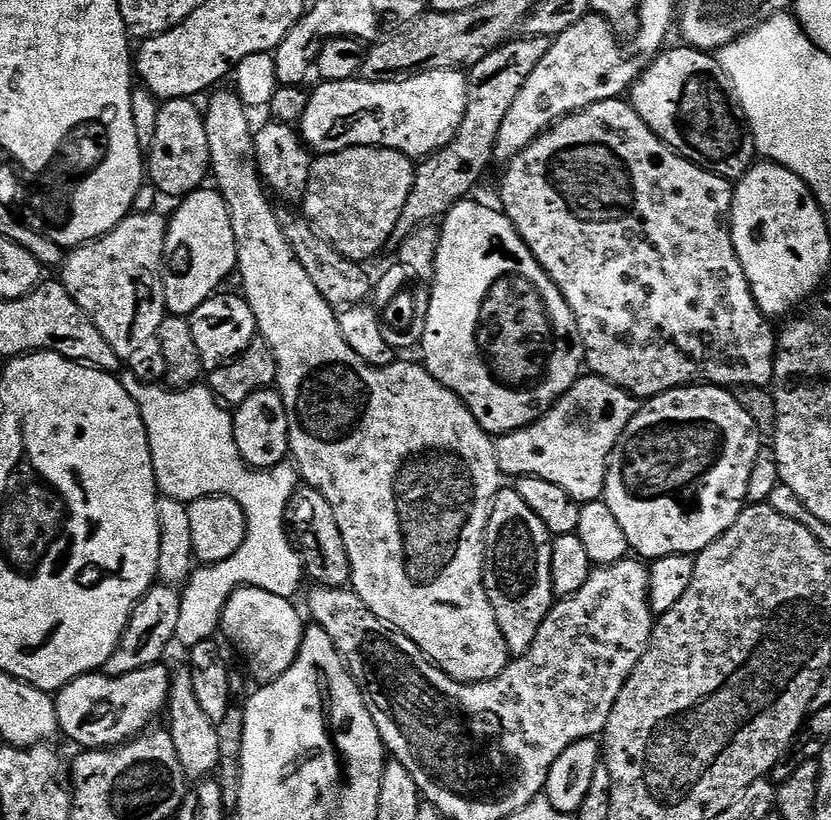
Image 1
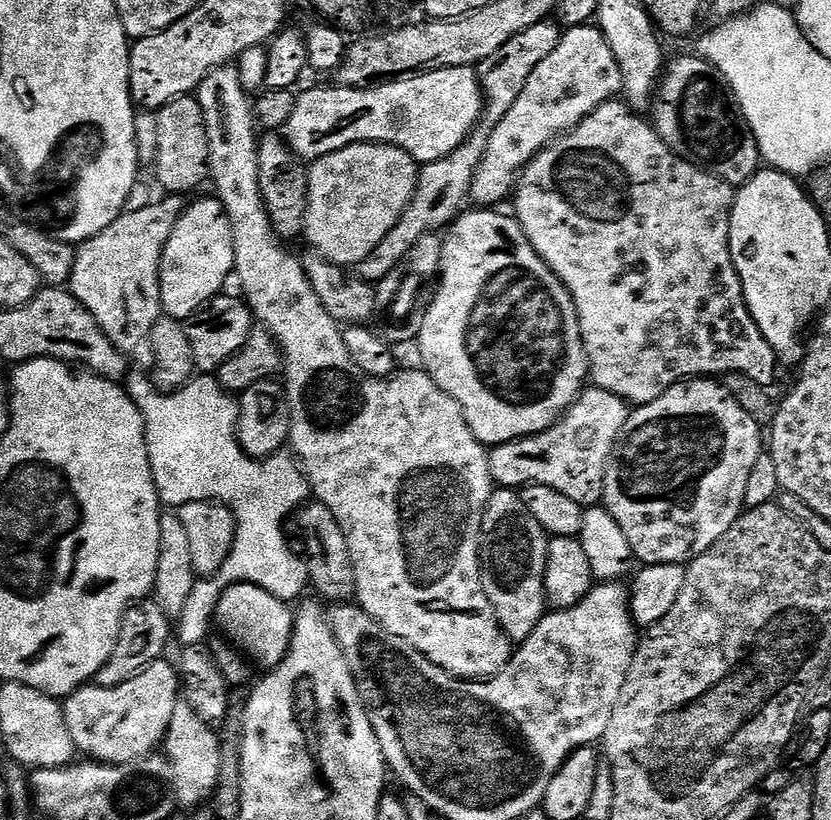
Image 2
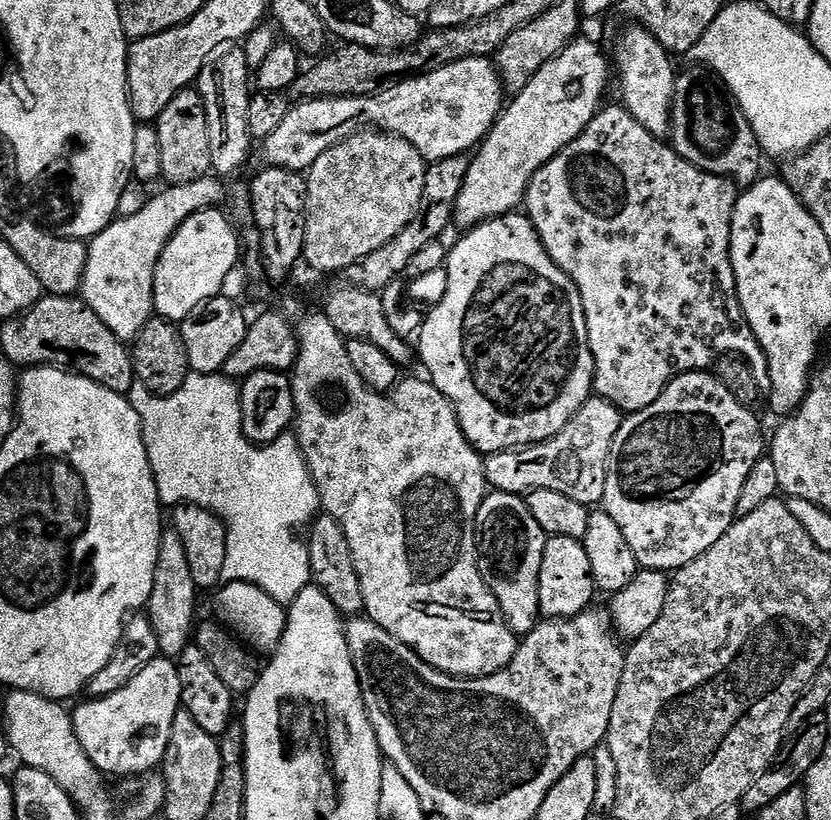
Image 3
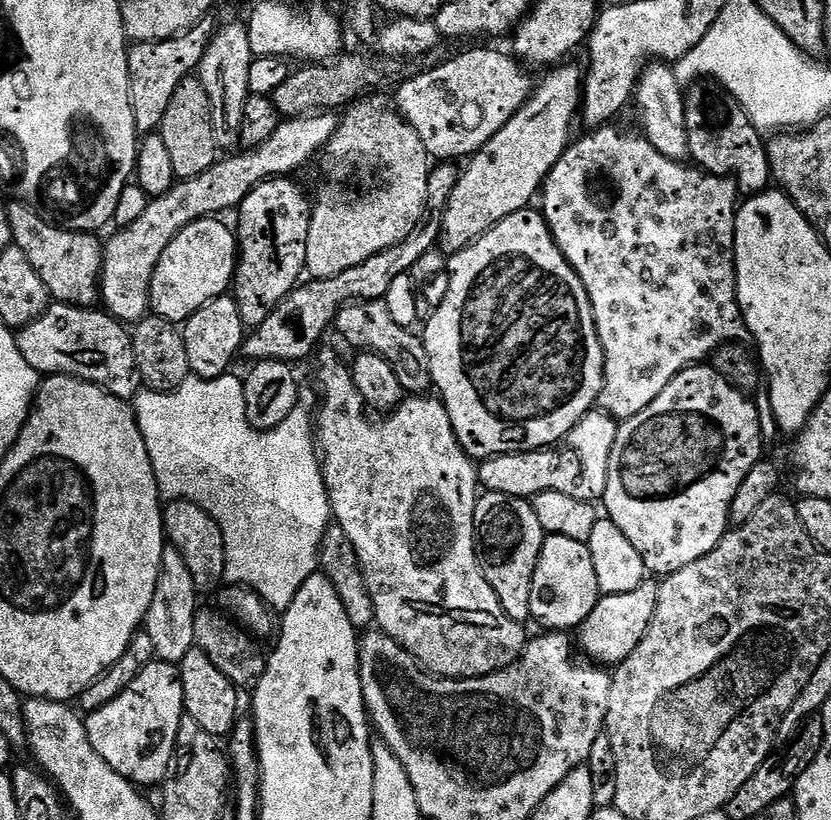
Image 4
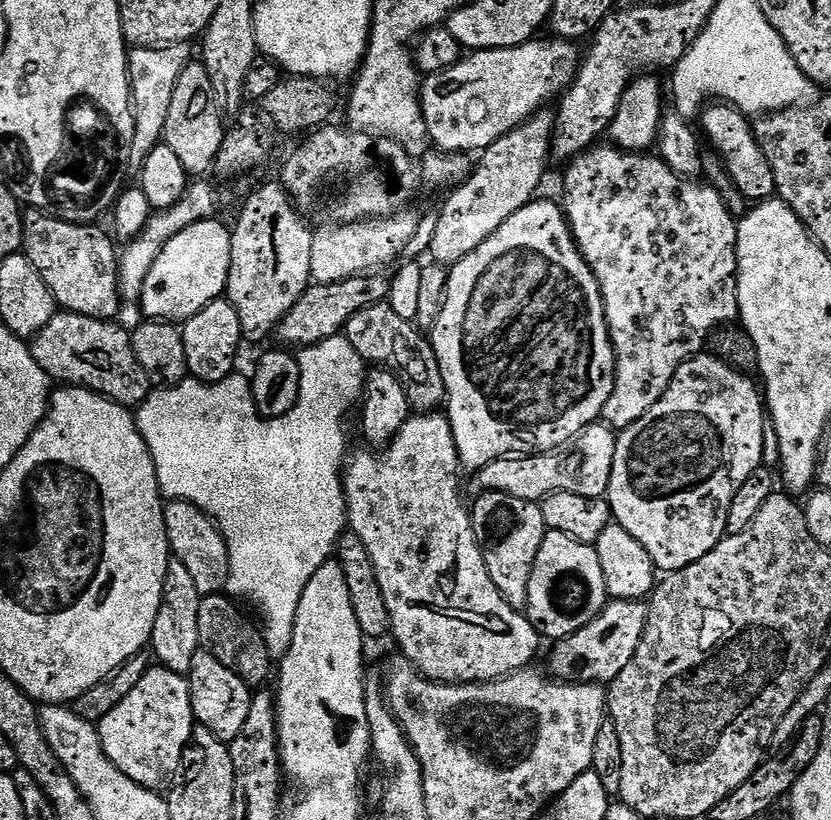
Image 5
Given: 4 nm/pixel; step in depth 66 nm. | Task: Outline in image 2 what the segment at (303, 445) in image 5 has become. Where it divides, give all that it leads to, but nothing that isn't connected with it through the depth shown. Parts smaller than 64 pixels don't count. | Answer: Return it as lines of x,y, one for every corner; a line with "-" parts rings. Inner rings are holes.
132,374
127,377
126,391
144,419
150,466
161,501
168,506
179,506
195,500
210,500
224,504
234,514
234,546
220,568
219,579
224,579
225,585
241,582
257,584
262,590
274,594
274,598
285,602
296,599
299,601
304,588
309,587
308,566
299,555
296,557
288,549
288,540
284,537
284,519
292,511
293,515
310,496
308,482
304,479
299,463
291,455
288,457
285,454
268,456
264,460
247,456
240,449
240,437
236,434
236,423
240,417
237,401
211,375
197,375
183,388
167,392
158,390
157,385
147,375

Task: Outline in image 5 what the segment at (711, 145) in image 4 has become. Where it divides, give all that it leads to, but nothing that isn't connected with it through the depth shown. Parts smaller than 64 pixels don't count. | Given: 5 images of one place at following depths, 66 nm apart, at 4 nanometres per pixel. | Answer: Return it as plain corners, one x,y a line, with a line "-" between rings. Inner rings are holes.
716,102
713,103
713,108
711,106
705,107
702,112
702,117
704,116
704,132
703,135
706,137
708,135
708,140
710,143
711,151
715,152
717,156
720,157
720,161
723,162
725,168
728,170
728,175
732,177
732,180
735,182
735,184
738,186
738,190
741,192
741,194
744,195
745,200
749,202
759,202
761,200
771,200
773,197
776,196
776,183
774,182
774,170
770,170
770,162
766,162
766,154
762,149
760,148
760,143
756,140
756,129
754,127
753,121
749,119
745,113
741,112
739,108
733,106
731,103
728,102

